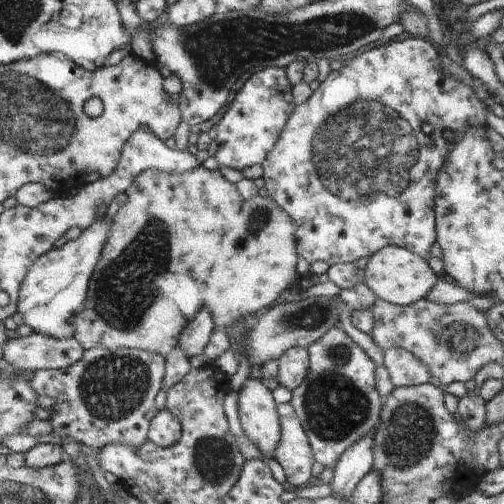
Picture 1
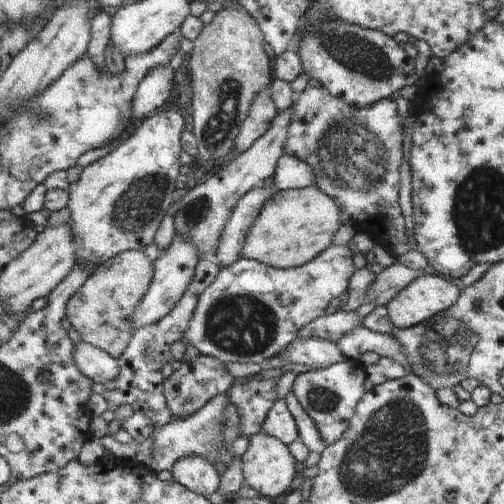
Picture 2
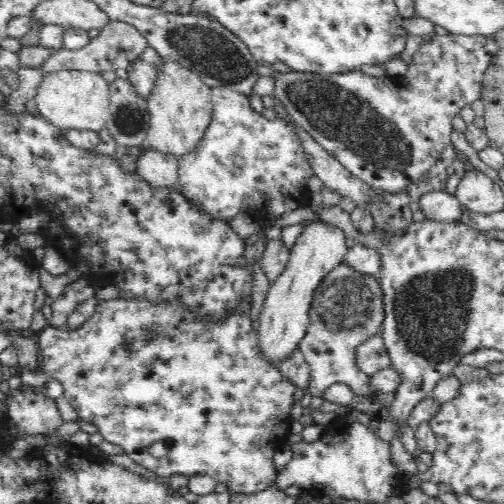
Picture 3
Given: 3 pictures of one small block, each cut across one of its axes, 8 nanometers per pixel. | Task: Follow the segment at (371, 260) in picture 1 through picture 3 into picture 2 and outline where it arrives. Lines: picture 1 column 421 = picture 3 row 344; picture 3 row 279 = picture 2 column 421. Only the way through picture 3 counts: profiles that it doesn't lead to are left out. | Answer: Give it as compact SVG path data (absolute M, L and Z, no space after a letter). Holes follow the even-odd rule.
M425 274L415 278L405 290L395 294L385 306L387 318L393 328L405 330L417 324L431 322L435 316L455 306L461 292L437 276Z

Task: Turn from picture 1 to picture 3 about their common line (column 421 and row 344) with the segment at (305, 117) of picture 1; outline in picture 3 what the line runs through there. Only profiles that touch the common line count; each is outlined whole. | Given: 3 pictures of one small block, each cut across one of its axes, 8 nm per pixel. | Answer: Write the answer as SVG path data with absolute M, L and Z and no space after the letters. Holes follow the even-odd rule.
M114 298L114 300L106 300L106 302L98 302L96 304L96 314L78 330L78 332L68 332L66 326L54 328L54 326L46 326L40 334L38 340L38 348L40 348L40 370L50 372L50 376L54 380L58 380L64 386L64 398L74 406L74 410L78 410L80 420L86 420L88 424L96 426L98 432L104 436L104 440L112 442L114 446L120 446L122 452L126 456L130 456L138 466L148 468L150 472L154 472L156 476L168 480L172 474L184 474L184 476L212 476L216 482L226 484L228 486L228 494L258 494L264 490L270 490L272 484L276 484L278 480L278 466L274 466L274 454L276 450L282 450L284 444L288 444L288 436L298 428L292 420L292 406L294 402L294 392L296 386L294 382L290 382L286 376L282 376L280 372L280 364L272 364L270 358L266 358L266 354L260 350L258 346L258 334L254 330L254 322L250 318L250 306L246 306L242 302L240 308L232 310L228 320L222 320L218 324L206 324L206 322L196 322L194 312L188 312L180 322L176 322L182 314L172 310L172 308L154 308L150 304L146 304L144 300L132 300L132 298ZM162 440L170 452L166 458L156 460L154 456L148 454L148 446L152 442Z

